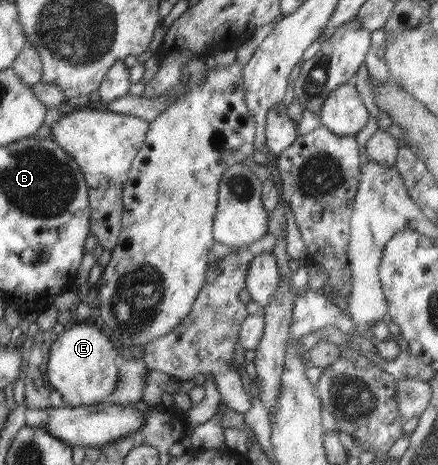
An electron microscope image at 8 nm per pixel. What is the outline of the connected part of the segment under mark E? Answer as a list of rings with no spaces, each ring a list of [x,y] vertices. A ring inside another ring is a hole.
[[[77,325],[64,327],[64,333],[57,335],[50,347],[46,373],[48,381],[68,405],[80,407],[80,405],[92,405],[106,403],[109,395],[113,393],[119,379],[119,368],[114,359],[118,354],[118,348],[114,347],[109,336],[96,325]]]

